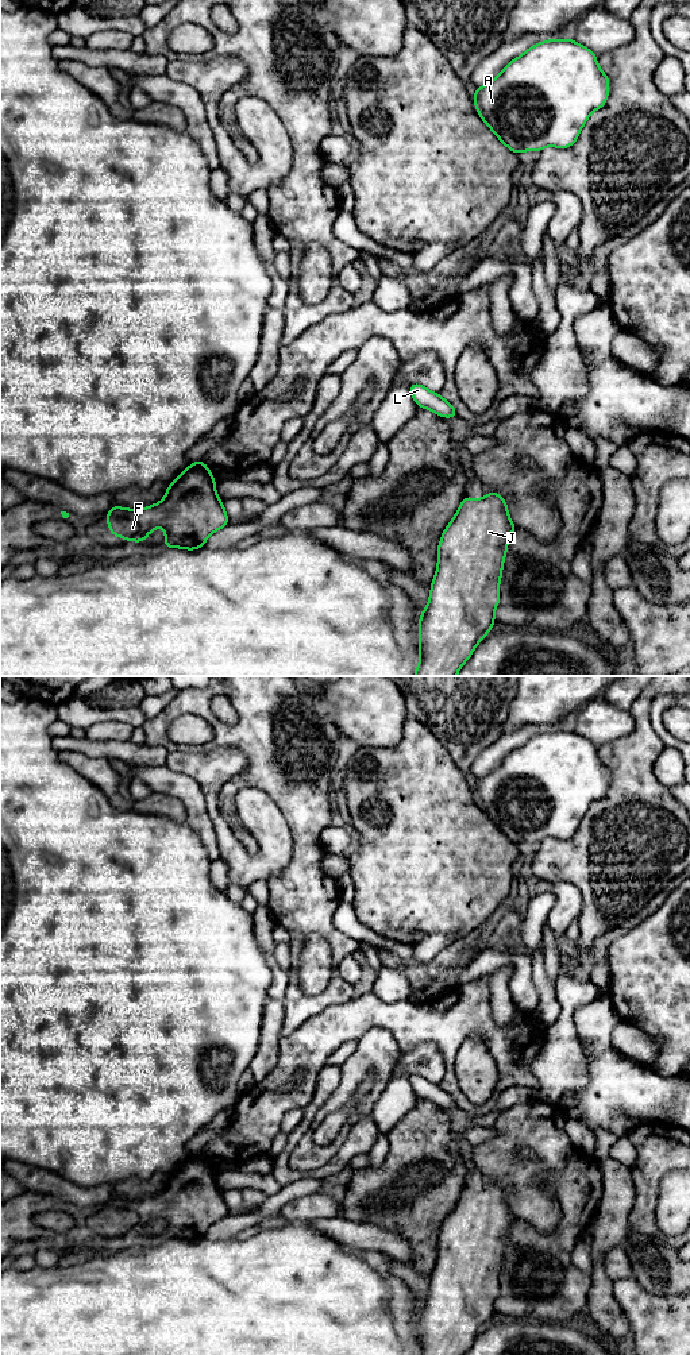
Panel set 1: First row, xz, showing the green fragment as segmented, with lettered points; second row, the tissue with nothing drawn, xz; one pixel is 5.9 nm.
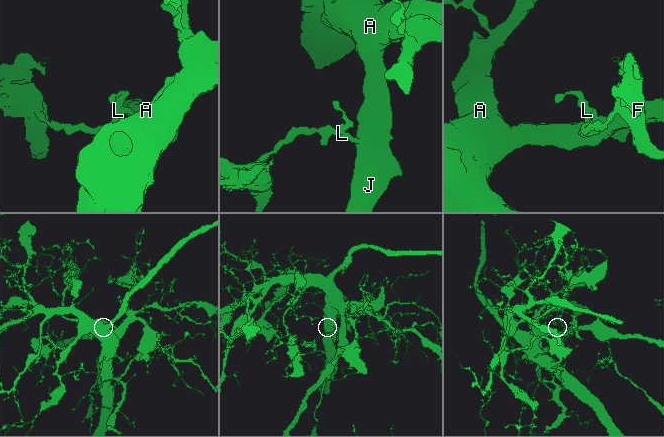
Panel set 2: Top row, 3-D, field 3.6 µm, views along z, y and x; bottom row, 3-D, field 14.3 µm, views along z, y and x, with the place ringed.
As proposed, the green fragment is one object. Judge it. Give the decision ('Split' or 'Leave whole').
Split

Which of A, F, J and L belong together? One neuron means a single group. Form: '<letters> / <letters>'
A J L / F

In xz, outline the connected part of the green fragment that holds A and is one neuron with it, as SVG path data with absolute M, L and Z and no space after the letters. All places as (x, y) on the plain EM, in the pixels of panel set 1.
M550 730L533 736L510 752L487 776L475 779L474 796L479 808L513 845L541 842L547 837L568 839L578 830L589 807L605 798L609 768L600 760L597 746L574 730Z

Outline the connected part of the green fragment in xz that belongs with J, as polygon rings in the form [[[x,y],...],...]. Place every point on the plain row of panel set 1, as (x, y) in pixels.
[[[496,1182],[486,1185],[481,1190],[471,1190],[467,1185],[460,1193],[460,1197],[456,1205],[452,1208],[447,1219],[442,1224],[442,1229],[437,1238],[437,1261],[433,1271],[431,1273],[431,1286],[427,1294],[427,1298],[420,1305],[419,1313],[419,1343],[420,1343],[420,1354],[419,1355],[465,1355],[475,1337],[481,1333],[481,1331],[489,1325],[490,1320],[496,1315],[494,1302],[500,1294],[500,1273],[502,1267],[502,1256],[509,1235],[510,1225],[519,1219],[512,1213],[509,1208],[509,1202],[506,1200],[508,1193]]]

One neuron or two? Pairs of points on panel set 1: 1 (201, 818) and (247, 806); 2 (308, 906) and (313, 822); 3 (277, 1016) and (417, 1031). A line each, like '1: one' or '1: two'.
1: two
2: one
3: two

